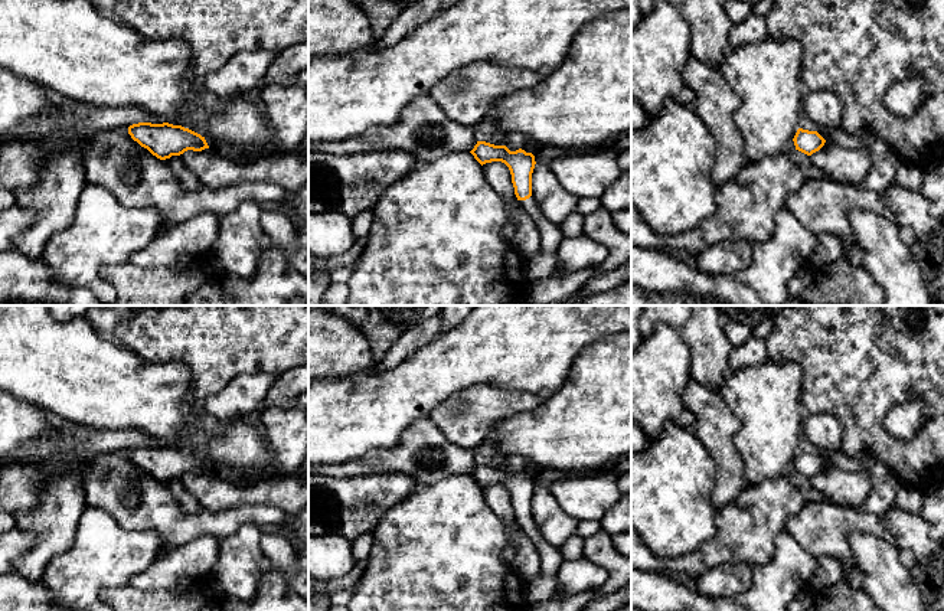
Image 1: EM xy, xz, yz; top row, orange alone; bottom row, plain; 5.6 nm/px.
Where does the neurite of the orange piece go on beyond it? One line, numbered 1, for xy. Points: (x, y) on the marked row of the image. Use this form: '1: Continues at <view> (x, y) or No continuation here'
1: No continuation here

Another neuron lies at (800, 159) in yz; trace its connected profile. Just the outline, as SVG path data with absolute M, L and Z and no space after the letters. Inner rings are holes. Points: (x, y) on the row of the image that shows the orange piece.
M794 150L791 154L791 160L800 167L804 179L811 179L811 180L823 180L827 179L826 174L816 169L811 161L810 157L798 150Z

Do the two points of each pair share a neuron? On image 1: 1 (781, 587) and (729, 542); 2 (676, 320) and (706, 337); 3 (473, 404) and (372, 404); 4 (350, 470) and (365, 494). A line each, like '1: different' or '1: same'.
1: different
2: different
3: different
4: different

